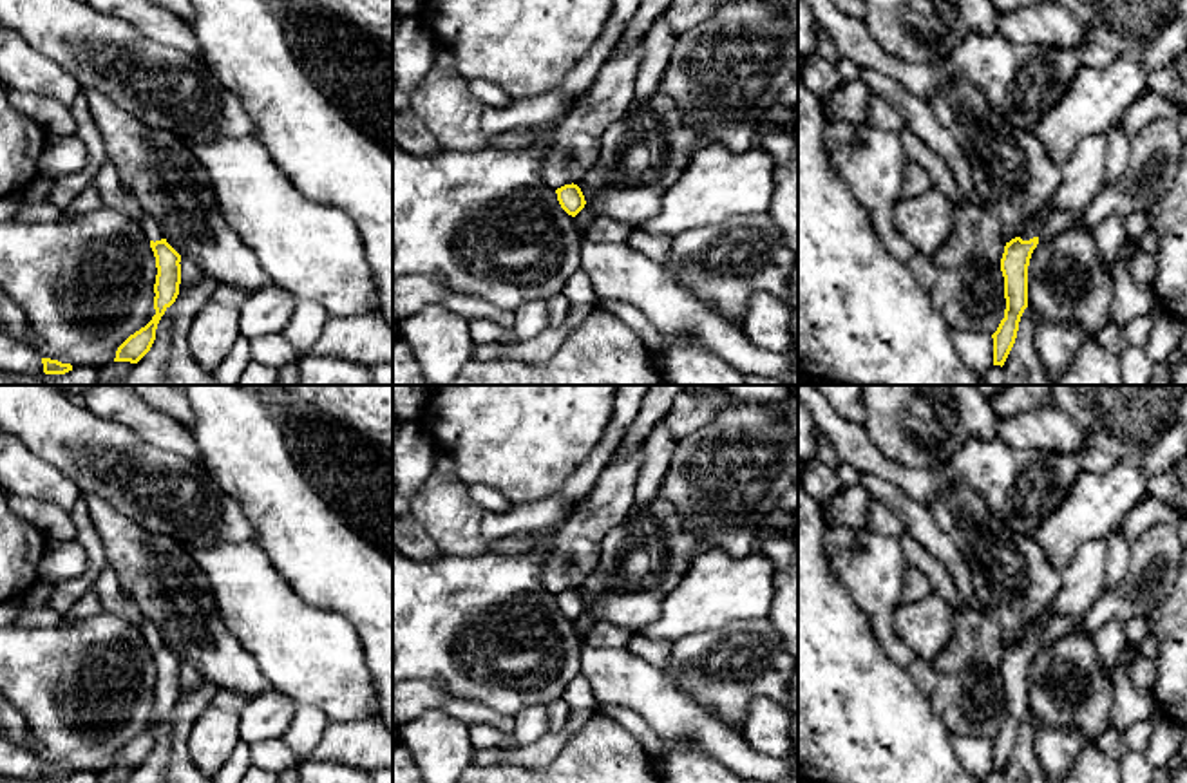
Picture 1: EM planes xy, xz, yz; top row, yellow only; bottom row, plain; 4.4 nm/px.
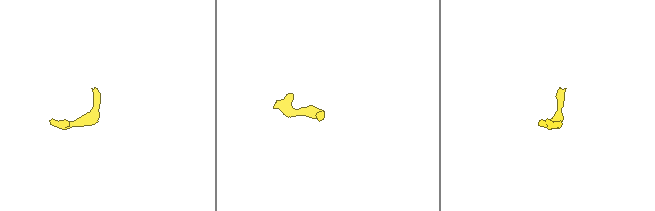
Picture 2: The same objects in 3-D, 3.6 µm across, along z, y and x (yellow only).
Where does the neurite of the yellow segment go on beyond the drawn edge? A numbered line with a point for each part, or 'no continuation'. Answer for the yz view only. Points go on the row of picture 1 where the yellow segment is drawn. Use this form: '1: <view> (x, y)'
1: yz (1034, 226)

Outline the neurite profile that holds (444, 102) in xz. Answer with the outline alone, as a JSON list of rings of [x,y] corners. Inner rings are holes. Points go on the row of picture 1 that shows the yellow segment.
[[[432,69],[413,92],[409,108],[443,148],[478,152],[487,148],[494,136],[510,128],[557,121],[575,99],[572,94],[554,90],[514,99],[508,107],[489,107],[470,92],[463,76]]]

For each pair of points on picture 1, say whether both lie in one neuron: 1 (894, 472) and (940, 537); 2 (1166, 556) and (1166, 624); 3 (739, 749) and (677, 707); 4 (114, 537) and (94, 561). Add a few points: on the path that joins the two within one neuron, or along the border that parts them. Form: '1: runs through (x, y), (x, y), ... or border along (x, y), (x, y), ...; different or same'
1: border along (878, 476), (898, 485), (925, 507); different
2: border along (1168, 595), (1146, 615); different
3: runs through (724, 745), (692, 722); same
4: border along (87, 510), (107, 563); different

